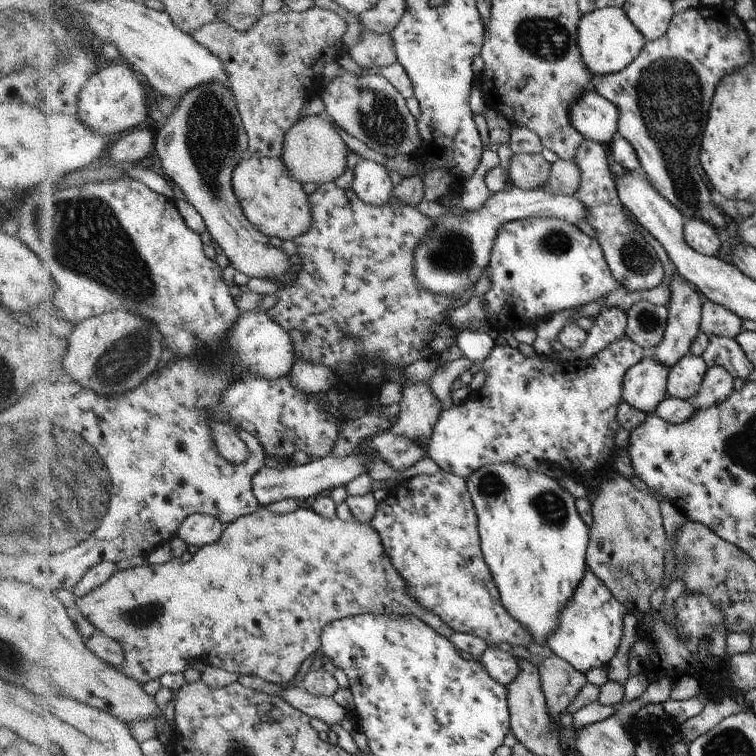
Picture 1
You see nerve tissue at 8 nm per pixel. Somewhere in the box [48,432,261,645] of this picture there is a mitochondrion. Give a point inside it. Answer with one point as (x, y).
(148, 614)

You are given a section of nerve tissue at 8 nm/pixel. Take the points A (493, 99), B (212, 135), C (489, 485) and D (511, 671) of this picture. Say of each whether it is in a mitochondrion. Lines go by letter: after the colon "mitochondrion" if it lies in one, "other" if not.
A: other
B: mitochondrion
C: mitochondrion
D: other

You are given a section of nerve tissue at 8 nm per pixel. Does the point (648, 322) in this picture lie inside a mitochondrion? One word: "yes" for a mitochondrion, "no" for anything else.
yes

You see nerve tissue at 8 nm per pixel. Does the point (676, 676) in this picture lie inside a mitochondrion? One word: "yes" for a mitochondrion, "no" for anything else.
no

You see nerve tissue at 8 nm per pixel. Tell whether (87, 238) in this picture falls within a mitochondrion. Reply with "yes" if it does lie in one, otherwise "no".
yes

